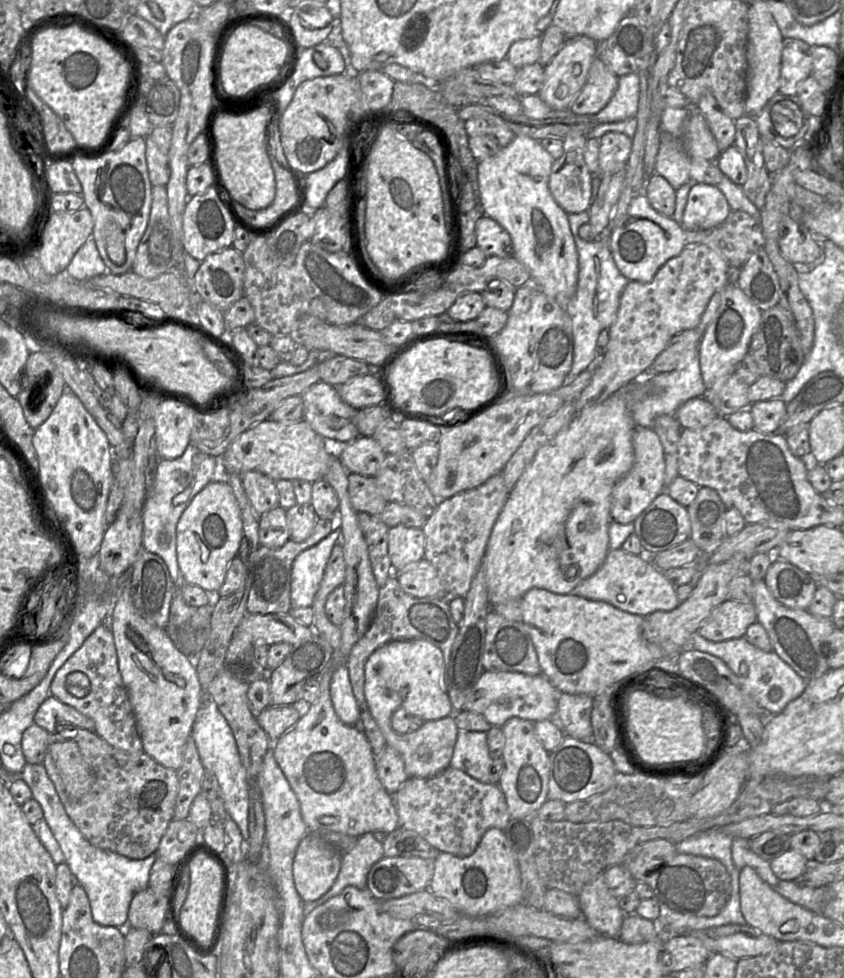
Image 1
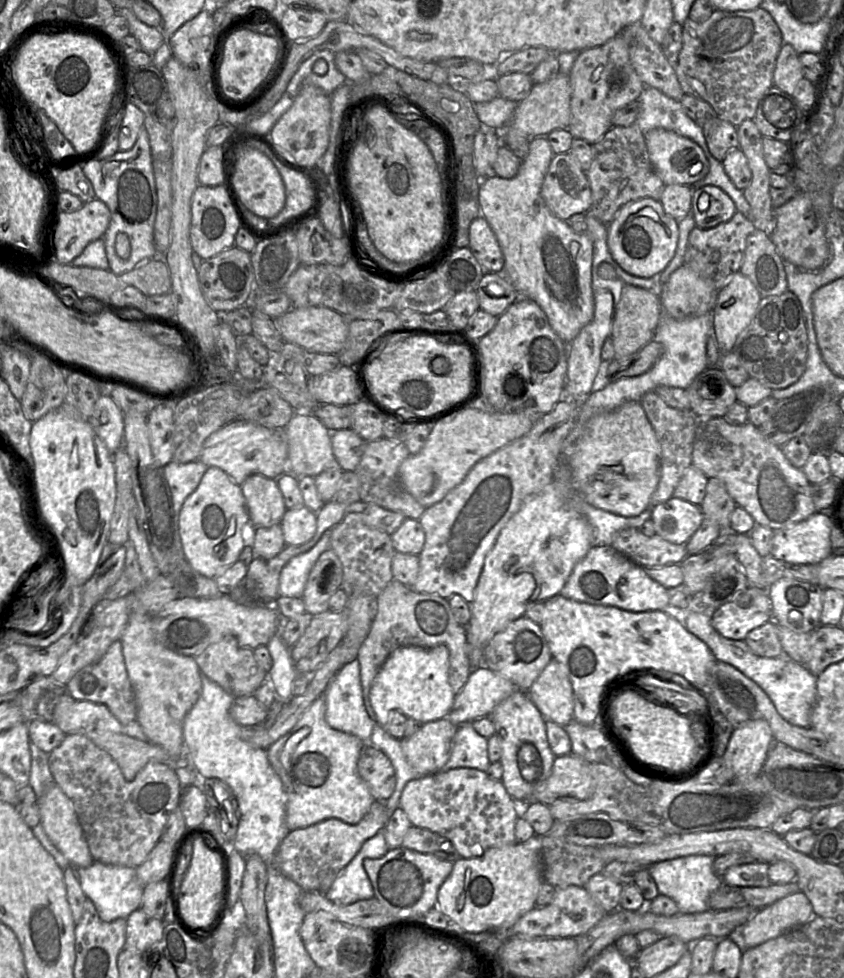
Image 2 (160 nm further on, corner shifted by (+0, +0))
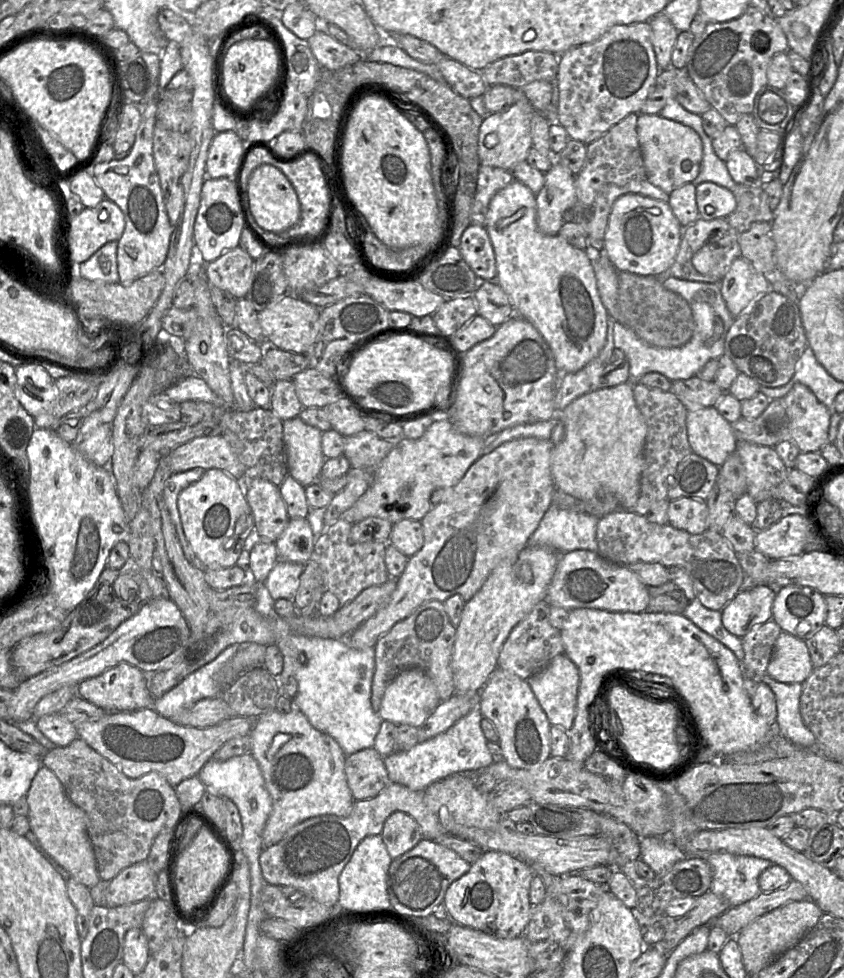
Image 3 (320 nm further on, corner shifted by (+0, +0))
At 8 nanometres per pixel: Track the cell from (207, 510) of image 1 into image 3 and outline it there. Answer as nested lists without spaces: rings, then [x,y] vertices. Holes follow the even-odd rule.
[[[220,469],[205,470],[203,476],[178,495],[178,509],[187,541],[203,567],[231,567],[243,551],[254,519],[242,483]]]

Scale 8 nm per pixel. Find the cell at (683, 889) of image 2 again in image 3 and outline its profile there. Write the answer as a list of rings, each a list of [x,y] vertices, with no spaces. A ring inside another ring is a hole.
[[[640,837],[640,858],[653,869],[655,874],[666,873],[675,863],[688,856],[666,837]]]

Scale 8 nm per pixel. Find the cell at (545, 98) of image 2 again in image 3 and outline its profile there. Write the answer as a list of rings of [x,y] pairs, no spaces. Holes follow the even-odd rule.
[[[517,104],[505,112],[489,113],[482,120],[478,136],[478,157],[480,164],[511,171],[518,162],[525,161],[532,147],[530,120]]]

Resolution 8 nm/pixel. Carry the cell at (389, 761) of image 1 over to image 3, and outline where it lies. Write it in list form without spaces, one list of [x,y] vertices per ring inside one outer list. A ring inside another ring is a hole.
[[[374,748],[347,756],[345,774],[355,801],[377,796],[391,783],[383,757]]]

